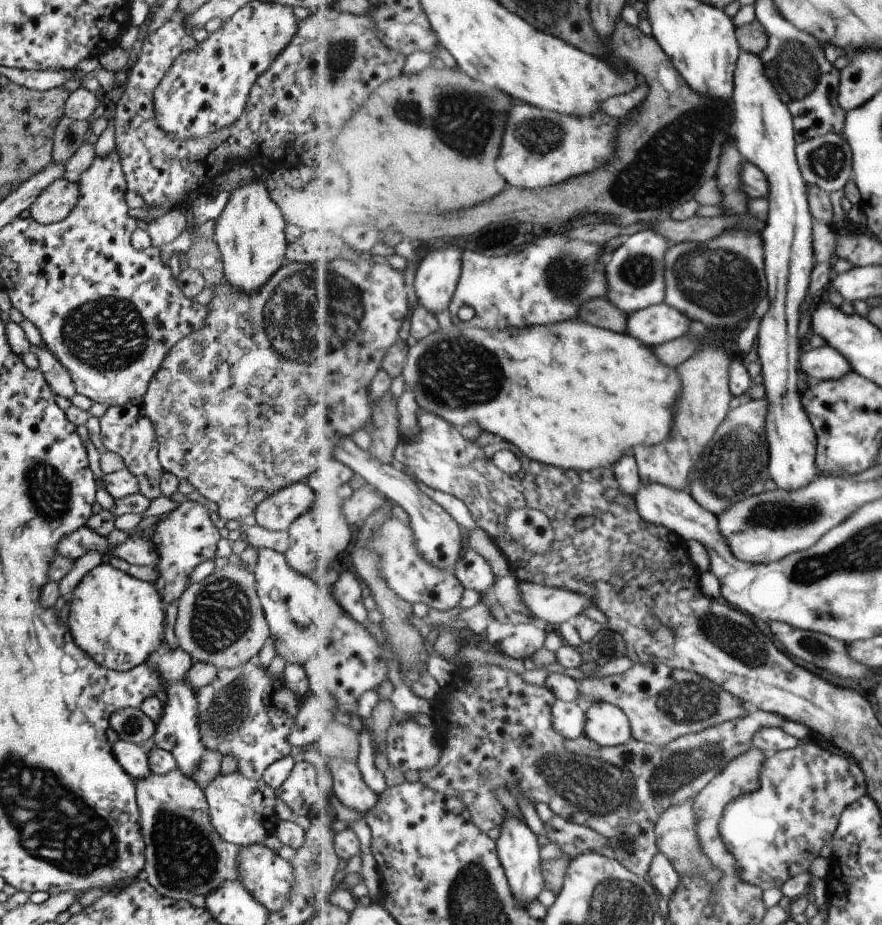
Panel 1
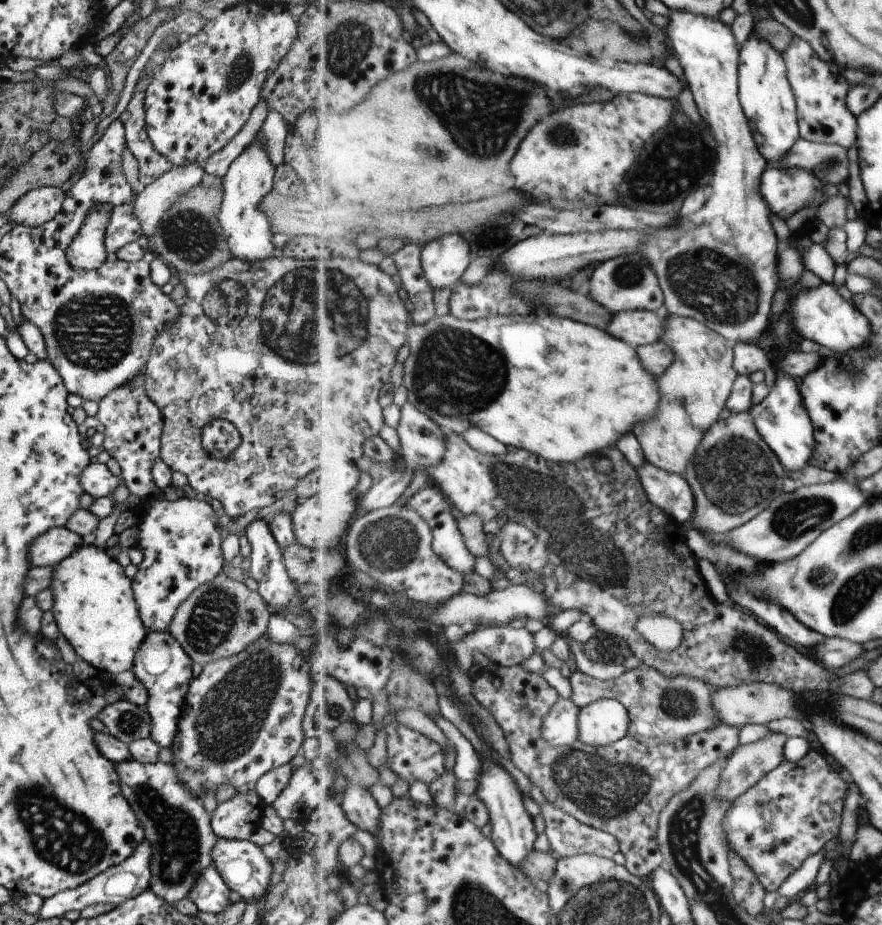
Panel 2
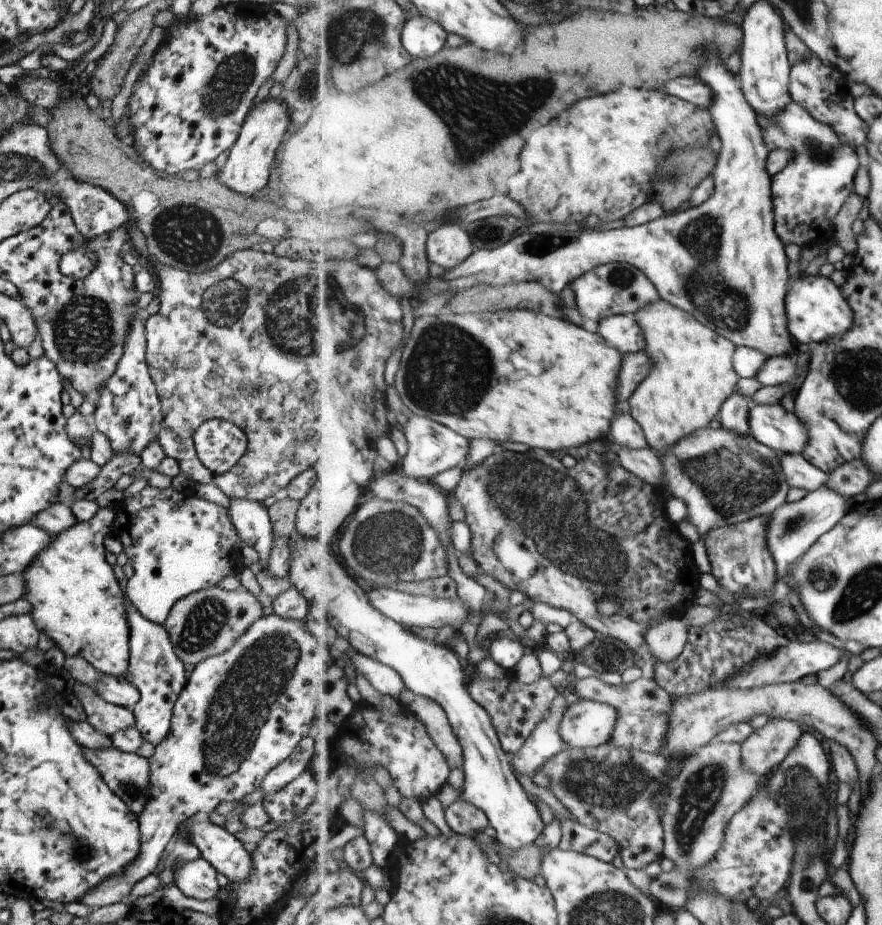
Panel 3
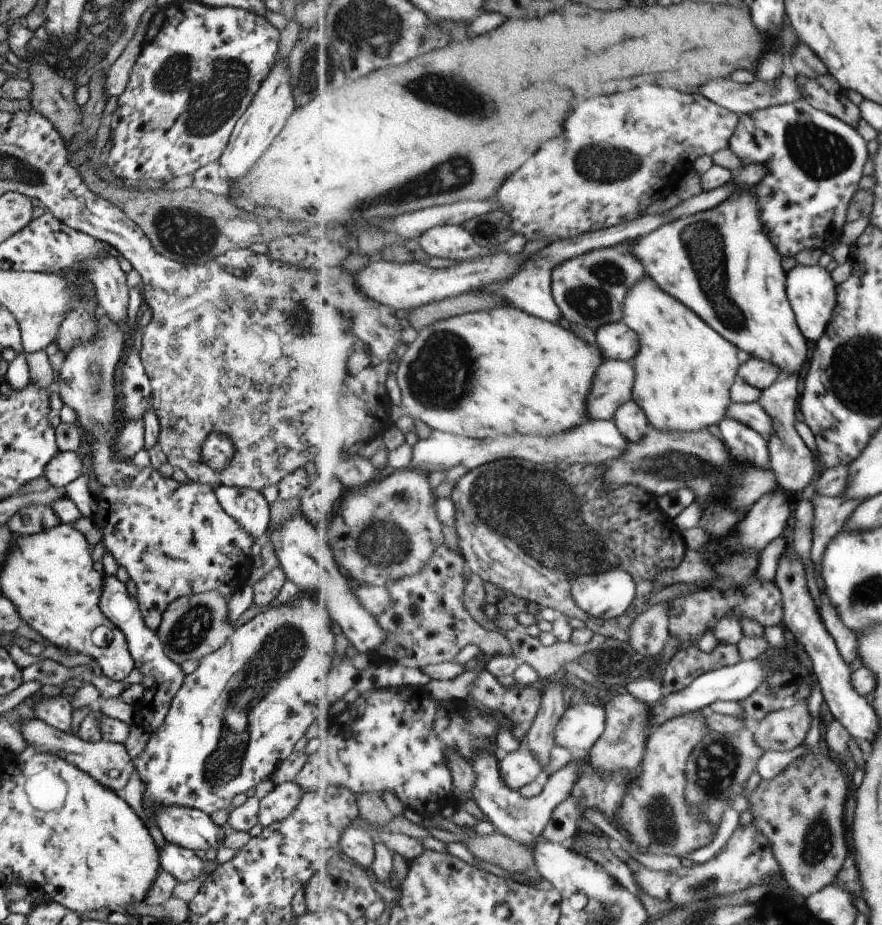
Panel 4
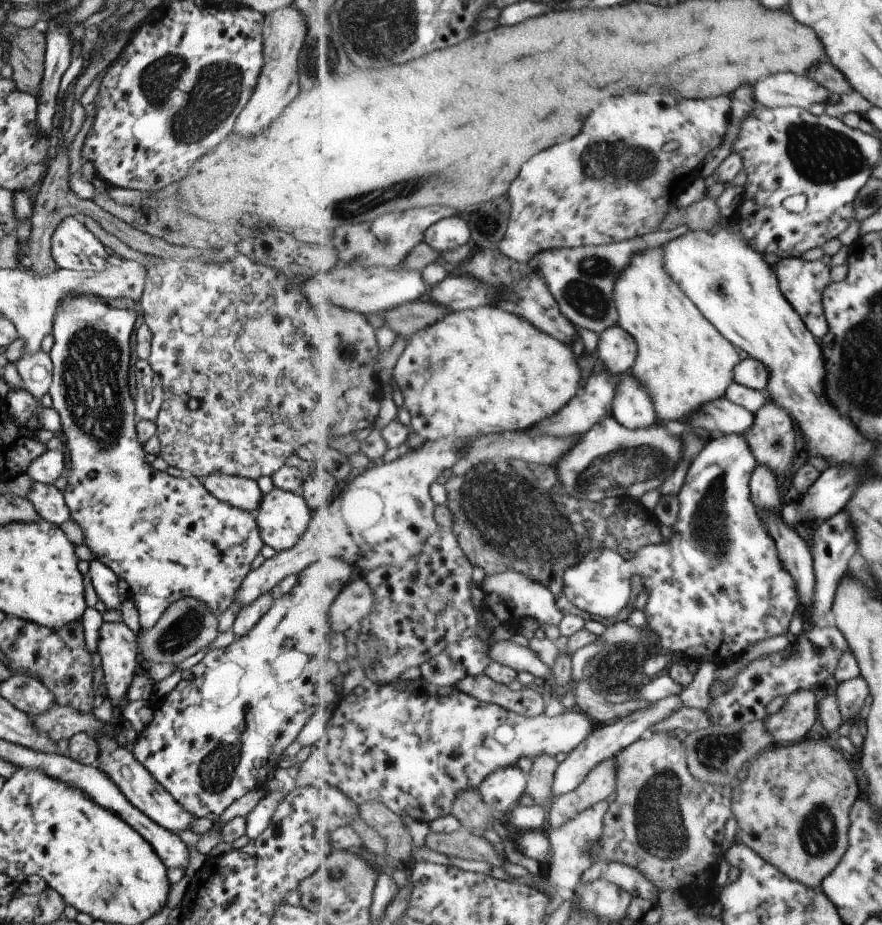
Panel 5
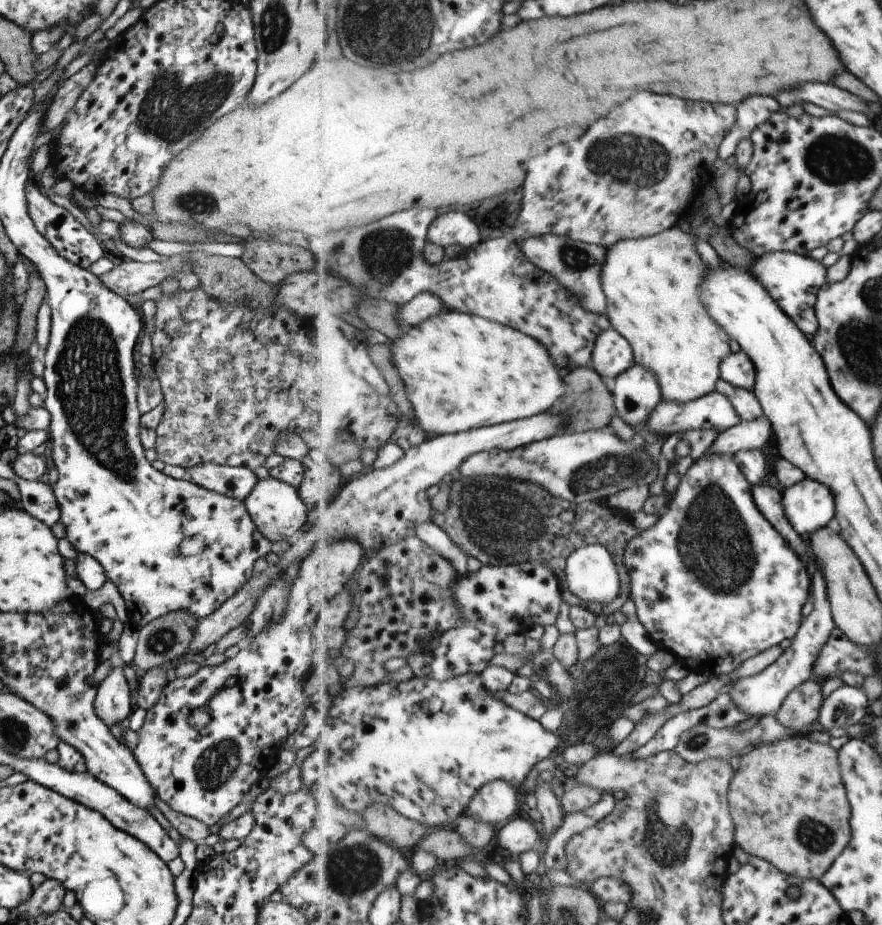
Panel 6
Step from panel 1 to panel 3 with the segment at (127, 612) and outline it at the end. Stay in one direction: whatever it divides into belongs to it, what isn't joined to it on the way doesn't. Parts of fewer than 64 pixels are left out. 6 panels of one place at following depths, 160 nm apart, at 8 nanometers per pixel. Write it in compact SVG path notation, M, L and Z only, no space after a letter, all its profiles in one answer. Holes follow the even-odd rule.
M99 508L89 520L75 521L69 528L52 535L48 545L40 550L23 571L23 598L32 605L28 615L32 617L37 630L44 632L65 657L80 656L99 674L117 679L125 674L128 667L128 629L124 620L123 587L115 580L112 566L104 560L102 539L113 519L112 508Z

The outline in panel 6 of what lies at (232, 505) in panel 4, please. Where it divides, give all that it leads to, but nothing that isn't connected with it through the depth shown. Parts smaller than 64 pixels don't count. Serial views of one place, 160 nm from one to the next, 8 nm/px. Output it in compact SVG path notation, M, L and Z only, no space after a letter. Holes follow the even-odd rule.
M210 462L193 465L188 472L193 484L241 502L258 480L248 468Z

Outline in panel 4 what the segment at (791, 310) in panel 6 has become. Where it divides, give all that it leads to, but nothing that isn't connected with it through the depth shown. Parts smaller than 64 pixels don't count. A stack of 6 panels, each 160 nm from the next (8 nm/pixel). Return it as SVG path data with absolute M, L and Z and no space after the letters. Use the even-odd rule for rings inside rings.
M797 263L788 271L788 297L796 311L800 328L809 341L818 342L825 334L828 324L833 318L834 310L838 303L837 283L832 273L825 267L816 265L802 265Z

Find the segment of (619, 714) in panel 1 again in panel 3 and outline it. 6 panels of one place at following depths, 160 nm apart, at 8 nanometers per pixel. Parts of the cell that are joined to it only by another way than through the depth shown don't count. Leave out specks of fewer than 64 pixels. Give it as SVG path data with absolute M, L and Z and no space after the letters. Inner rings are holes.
M573 698L561 724L567 747L599 748L611 742L620 715L611 704Z

